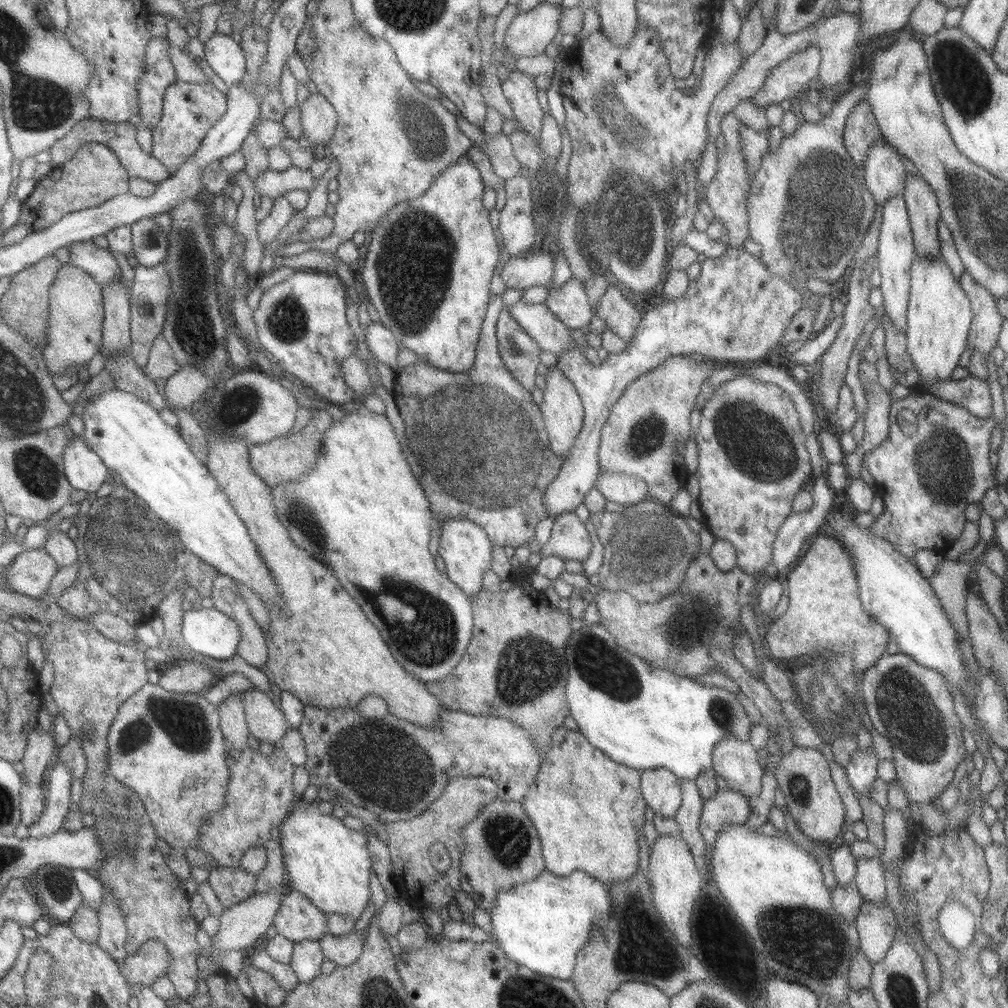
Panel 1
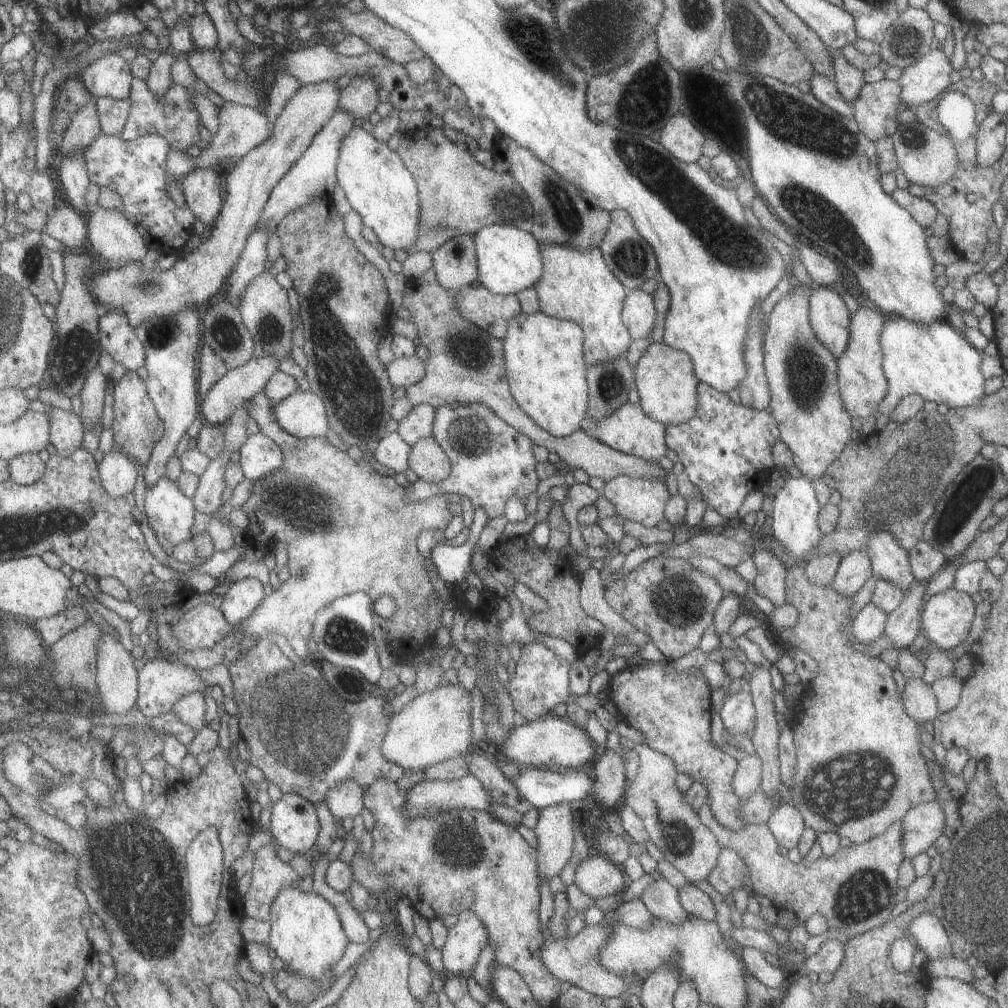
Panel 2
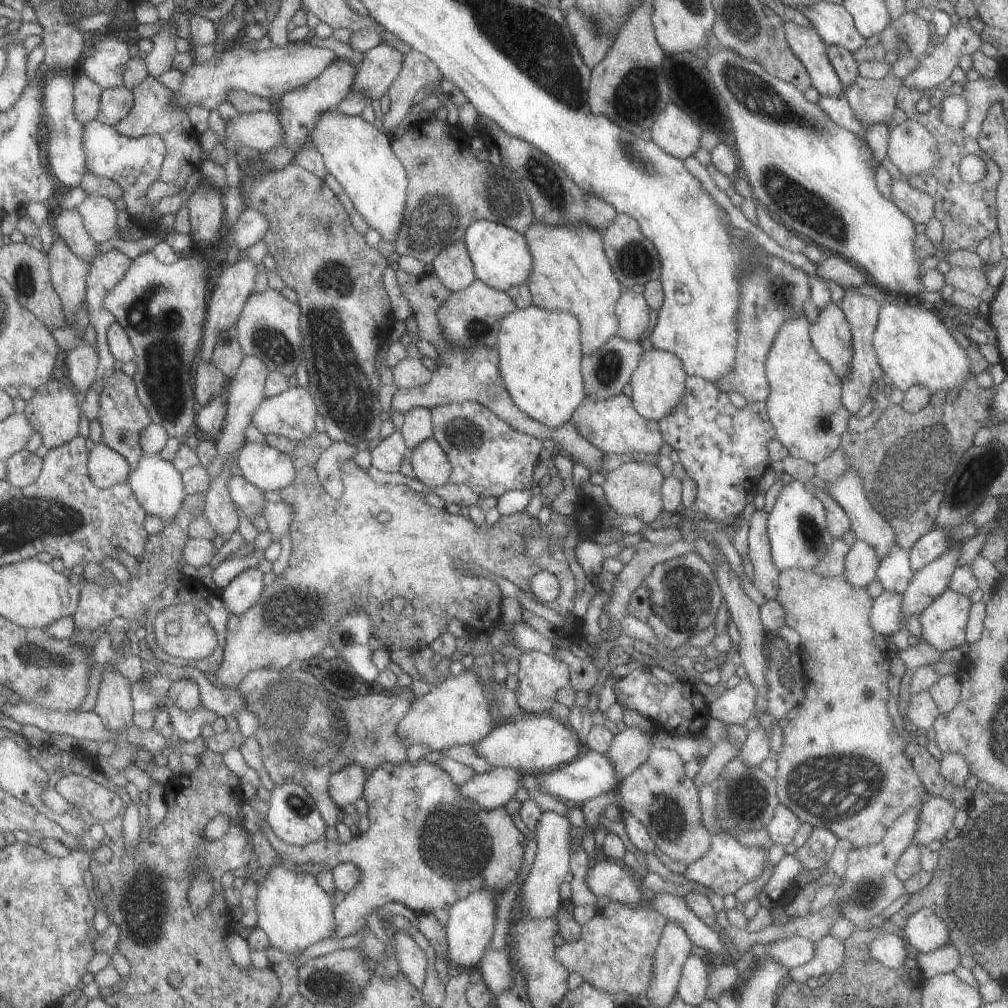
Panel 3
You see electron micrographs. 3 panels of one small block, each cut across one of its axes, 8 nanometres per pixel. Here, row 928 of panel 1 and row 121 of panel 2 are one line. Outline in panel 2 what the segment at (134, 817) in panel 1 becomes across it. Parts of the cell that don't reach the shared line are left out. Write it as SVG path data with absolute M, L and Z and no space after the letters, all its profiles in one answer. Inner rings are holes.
M134 78L132 90L130 93L131 108L130 116L126 128L121 132L120 137L124 140L136 140L141 136L149 134L159 134L165 136L170 141L173 151L187 153L191 146L203 145L201 142L201 134L199 129L199 112L194 102L191 102L187 90L179 84L173 84L171 88L165 92L165 96L157 96L153 94L153 90L149 88L146 80Z

